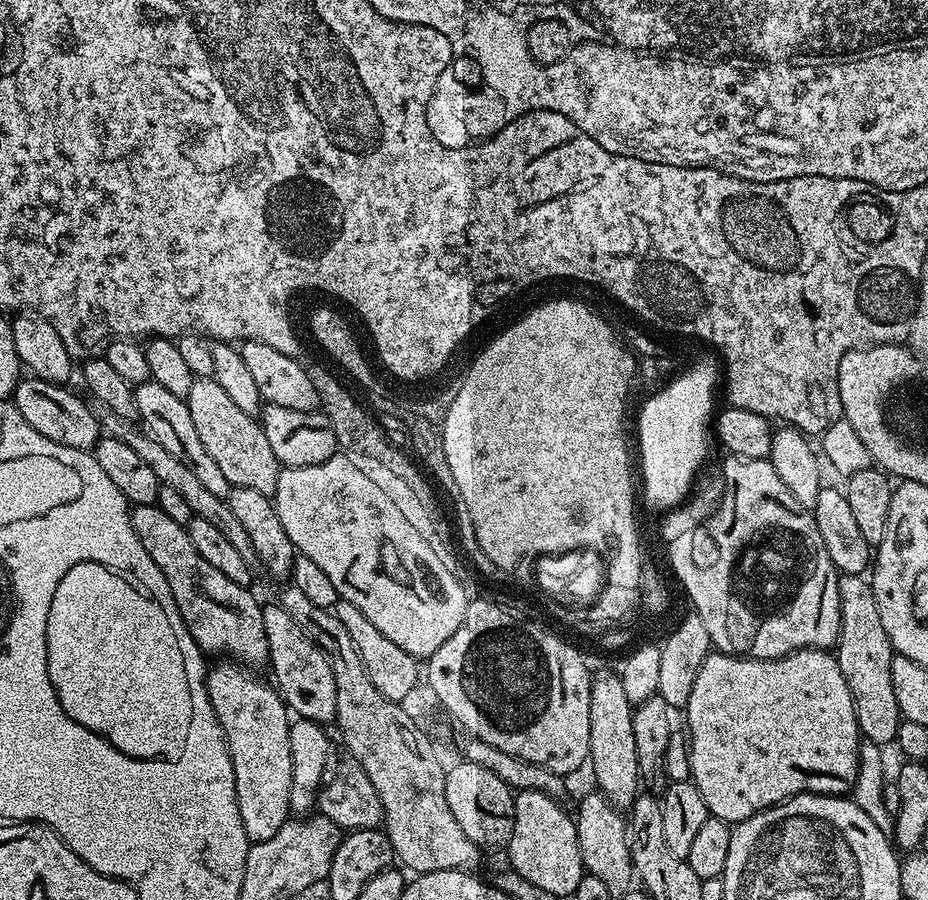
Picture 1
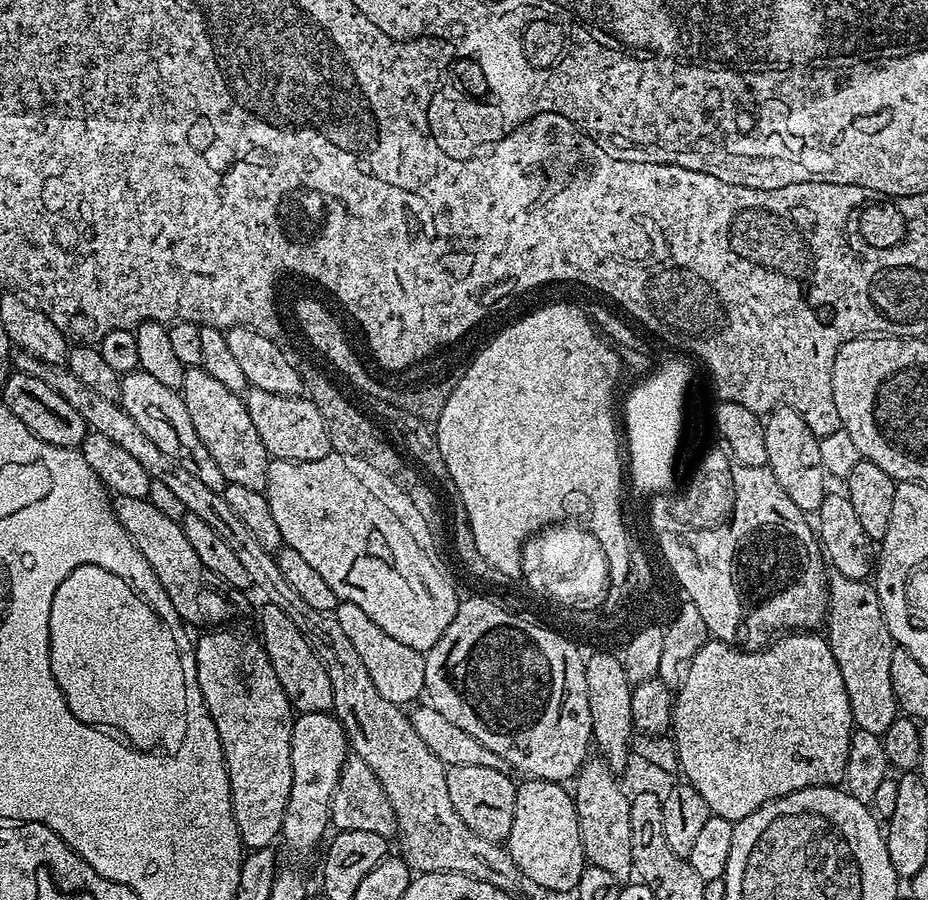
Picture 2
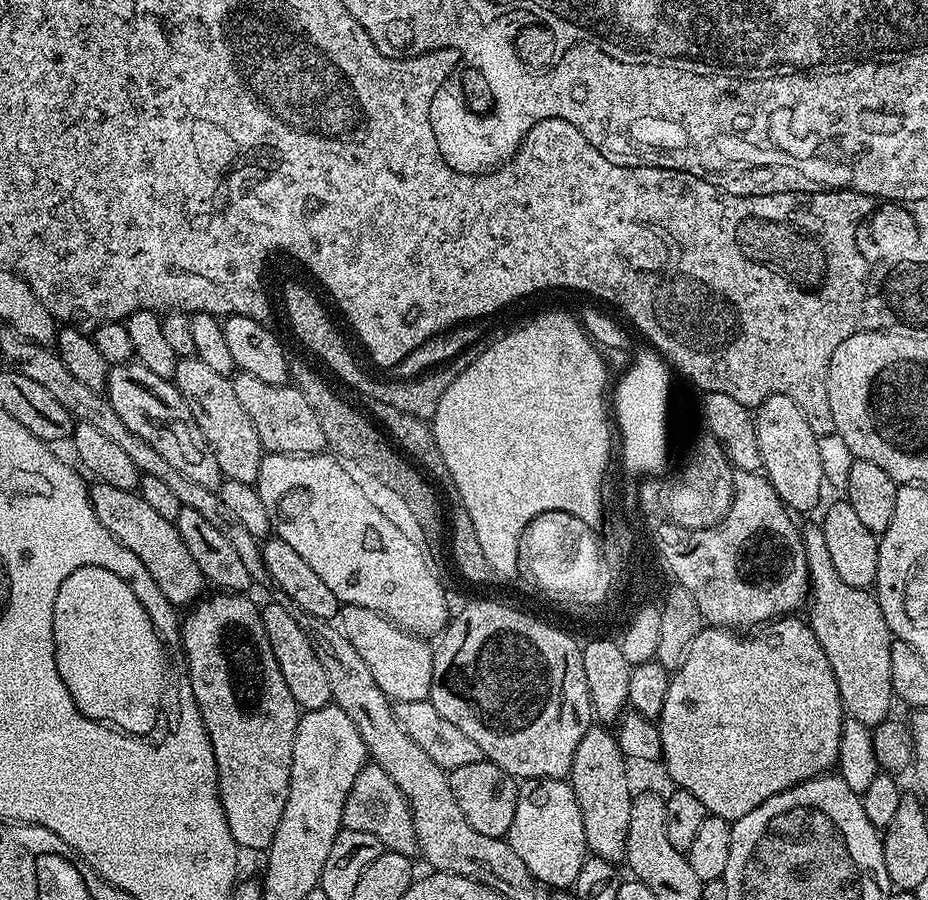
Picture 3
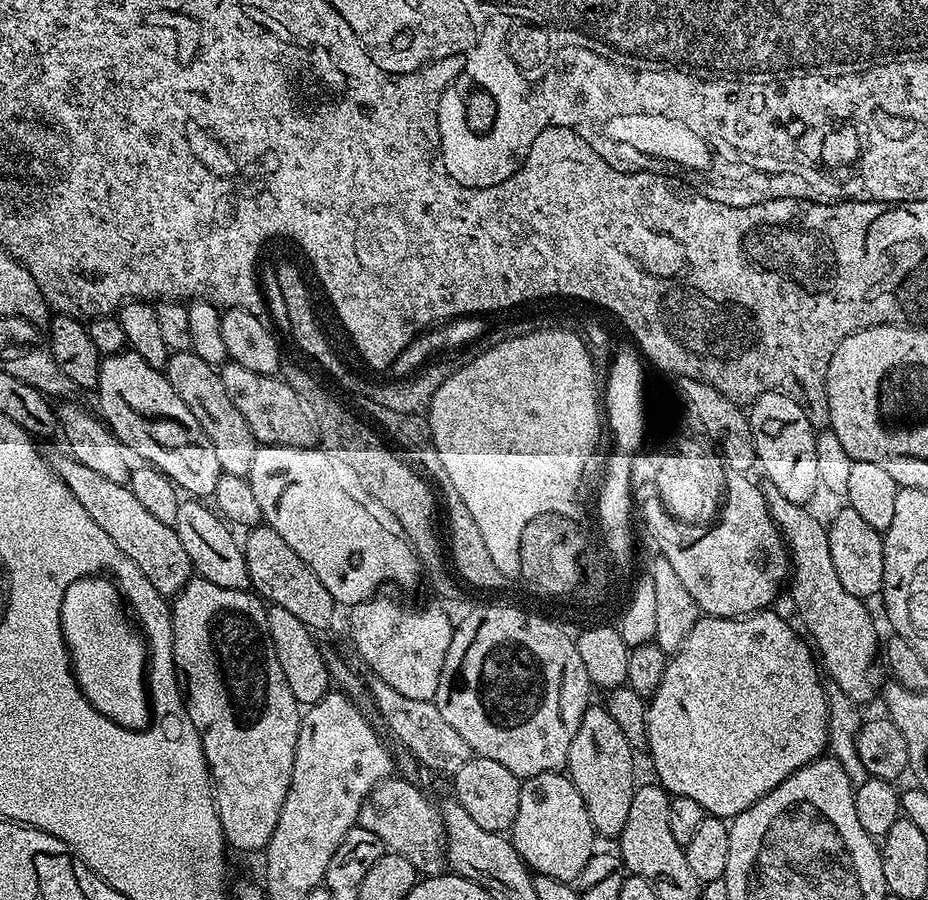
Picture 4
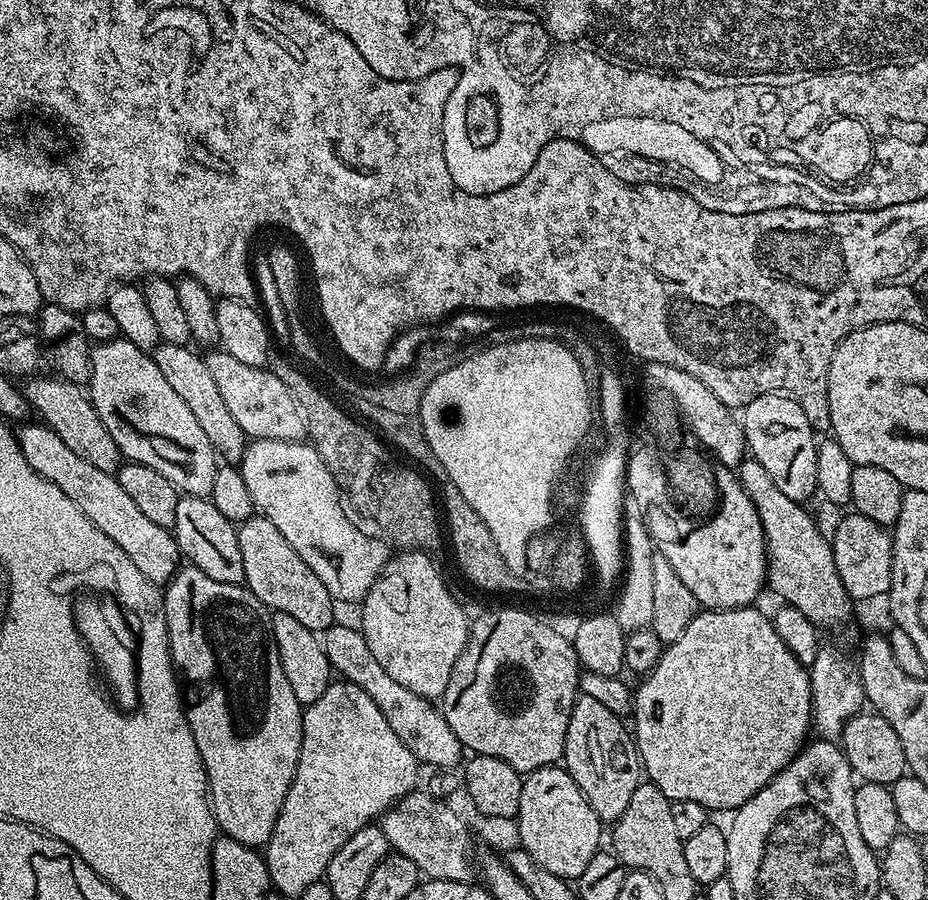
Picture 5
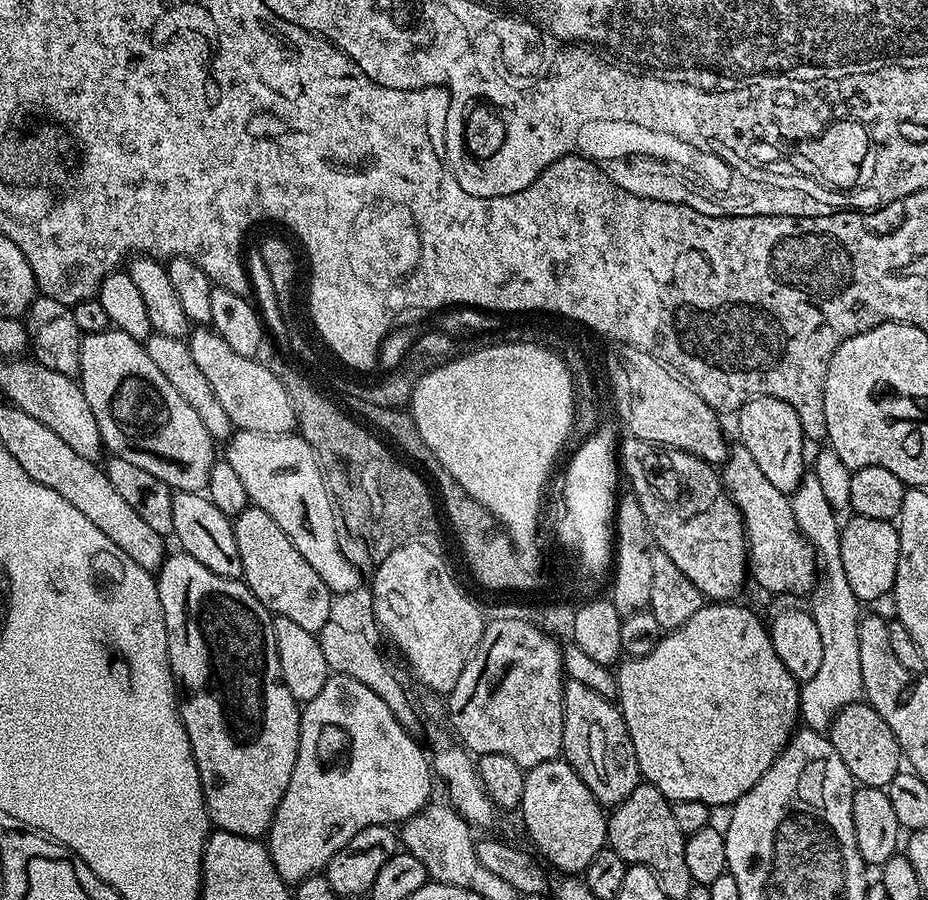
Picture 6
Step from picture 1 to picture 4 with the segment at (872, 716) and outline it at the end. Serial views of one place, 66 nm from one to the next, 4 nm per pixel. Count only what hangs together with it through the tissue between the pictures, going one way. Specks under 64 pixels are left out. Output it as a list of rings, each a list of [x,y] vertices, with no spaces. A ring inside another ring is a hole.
[[[765,483],[763,489],[770,514],[780,527],[780,534],[790,553],[792,604],[800,611],[800,620],[805,628],[803,631],[810,637],[823,671],[836,683],[833,685],[850,699],[857,702],[870,699],[878,692],[876,672],[872,667],[882,648],[882,636],[880,640],[876,633],[876,620],[868,613],[869,605],[854,594],[849,594],[842,582],[838,582],[838,573],[830,558],[825,521],[808,512],[812,510],[805,505],[790,502],[790,498],[779,492],[778,486]]]

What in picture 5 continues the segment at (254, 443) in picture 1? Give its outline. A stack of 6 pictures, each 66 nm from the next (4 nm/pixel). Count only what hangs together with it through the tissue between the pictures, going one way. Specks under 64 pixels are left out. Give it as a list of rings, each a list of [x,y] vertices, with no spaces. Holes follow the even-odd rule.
[[[161,343],[154,353],[154,359],[158,370],[162,370],[162,378],[170,382],[178,398],[182,398],[182,402],[186,402],[187,408],[194,413],[194,419],[198,421],[198,426],[202,426],[206,438],[210,438],[217,457],[224,462],[239,462],[244,457],[246,447],[244,431],[230,415],[226,401],[223,400],[218,385],[210,375],[210,366],[206,366],[204,356],[196,353],[195,350],[197,351],[195,347],[187,344]]]

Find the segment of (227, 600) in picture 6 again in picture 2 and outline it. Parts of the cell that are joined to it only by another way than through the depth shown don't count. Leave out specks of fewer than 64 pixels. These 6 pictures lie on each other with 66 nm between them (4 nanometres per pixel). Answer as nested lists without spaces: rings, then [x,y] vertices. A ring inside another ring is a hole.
[[[216,626],[213,627],[211,630],[205,632],[208,633],[206,633],[205,636],[201,638],[201,640],[197,639],[194,644],[196,650],[195,662],[196,662],[196,673],[198,674],[198,688],[202,692],[202,698],[205,699],[206,709],[210,712],[210,717],[213,718],[214,720],[216,730],[218,730],[218,734],[222,742],[224,761],[227,764],[227,774],[228,777],[230,778],[231,806],[232,809],[234,810],[235,824],[238,826],[239,834],[245,844],[245,847],[247,849],[250,849],[251,851],[256,851],[258,849],[269,847],[273,843],[272,840],[274,838],[277,839],[280,836],[282,822],[284,821],[285,818],[286,802],[289,801],[290,786],[293,785],[293,768],[290,766],[290,734],[293,732],[293,722],[295,720],[294,709],[290,701],[288,701],[287,694],[285,690],[283,690],[282,684],[278,680],[278,675],[275,673],[274,666],[271,665],[271,660],[268,657],[267,650],[264,648],[264,645],[262,645],[261,641],[258,639],[257,633],[255,631],[253,631],[253,633],[235,632],[235,630],[232,629],[232,626]]]

